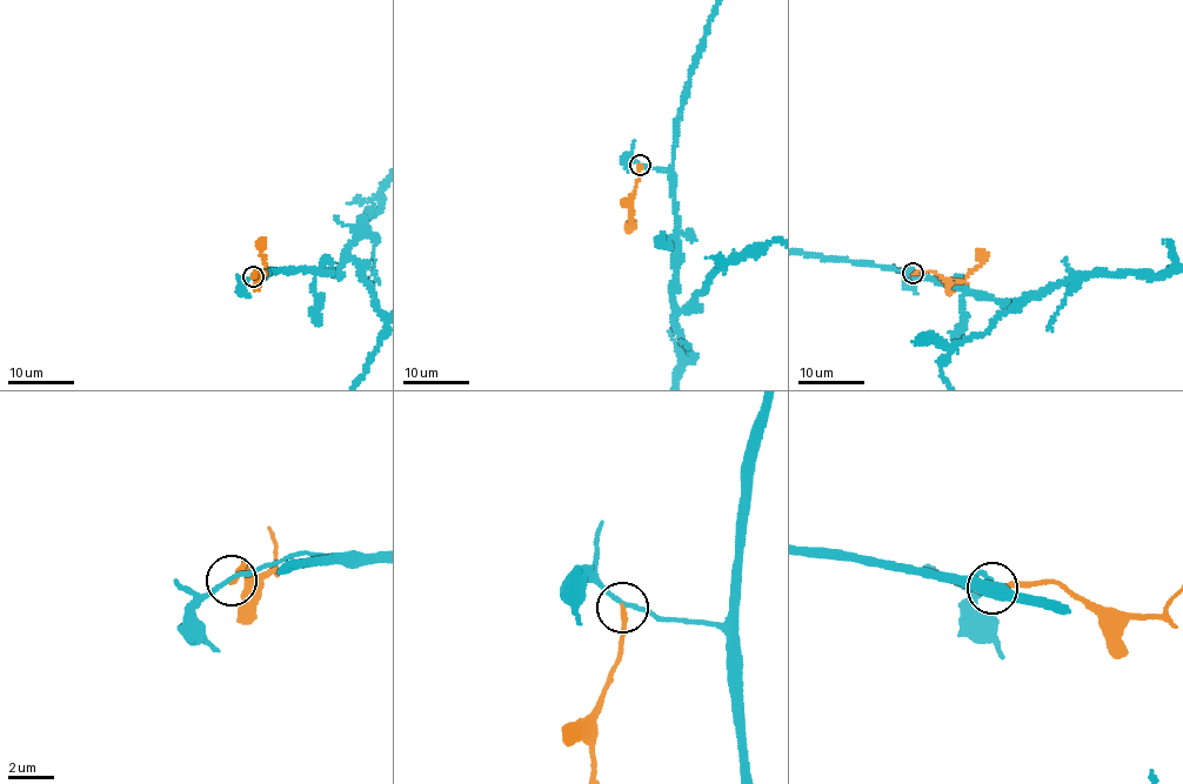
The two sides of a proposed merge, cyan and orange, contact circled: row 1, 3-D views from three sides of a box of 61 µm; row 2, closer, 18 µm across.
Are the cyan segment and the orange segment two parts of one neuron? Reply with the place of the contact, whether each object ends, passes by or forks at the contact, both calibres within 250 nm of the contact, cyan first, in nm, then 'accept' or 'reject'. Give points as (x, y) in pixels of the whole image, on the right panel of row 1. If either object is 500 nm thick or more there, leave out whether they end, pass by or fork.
place (913, 273); cyan passes by; orange ends; calibres 180 and 200 nm; reject

